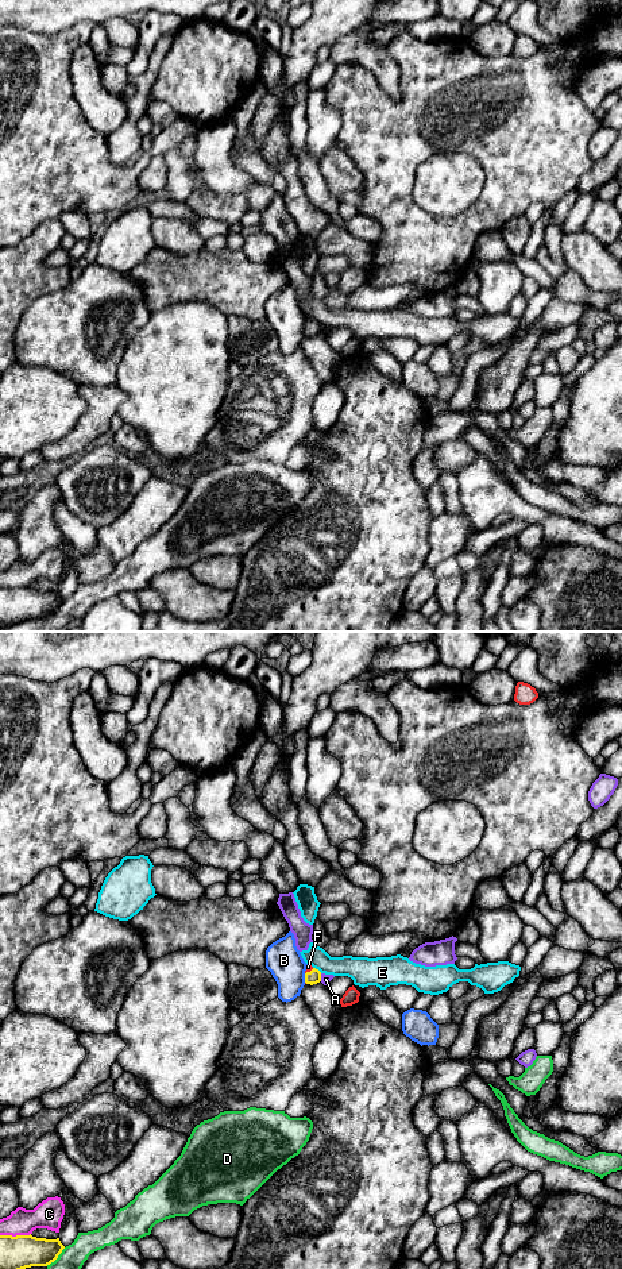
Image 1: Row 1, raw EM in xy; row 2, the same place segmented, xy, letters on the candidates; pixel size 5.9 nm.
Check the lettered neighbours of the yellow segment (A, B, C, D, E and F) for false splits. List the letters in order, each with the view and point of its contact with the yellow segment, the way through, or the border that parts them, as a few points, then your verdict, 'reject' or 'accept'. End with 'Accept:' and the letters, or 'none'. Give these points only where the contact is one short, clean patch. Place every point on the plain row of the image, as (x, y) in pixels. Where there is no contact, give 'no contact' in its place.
A: xy (320, 330) | reject
B: xy (305, 330) | reject
C: xy (16, 587) | reject
D: xy (55, 610) | reject
E: xy (317, 321) | reject
F: xy (310, 323) | across xy (312, 330), (310, 323), (309, 320) | accept
Accept: F

